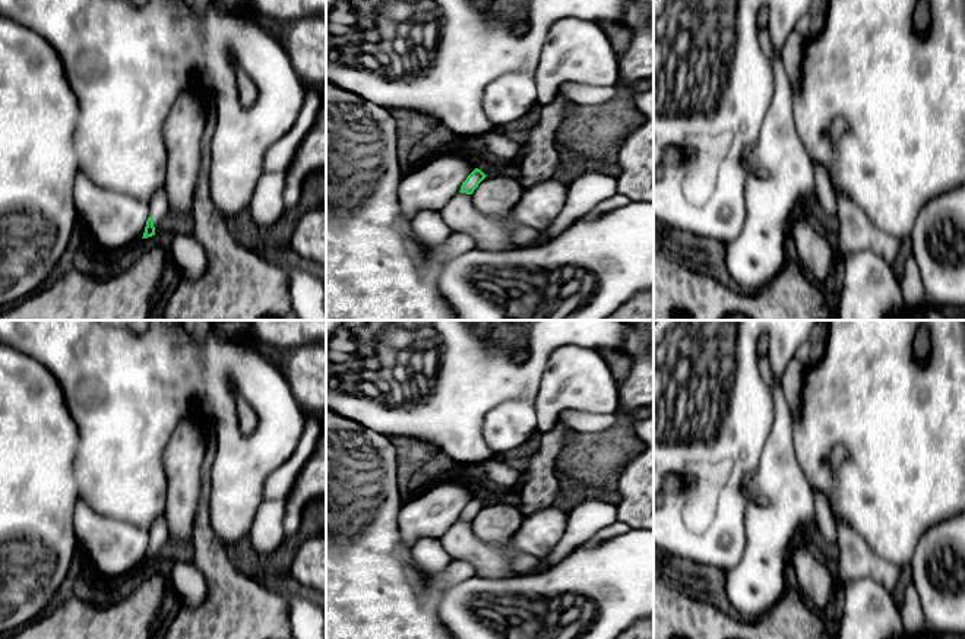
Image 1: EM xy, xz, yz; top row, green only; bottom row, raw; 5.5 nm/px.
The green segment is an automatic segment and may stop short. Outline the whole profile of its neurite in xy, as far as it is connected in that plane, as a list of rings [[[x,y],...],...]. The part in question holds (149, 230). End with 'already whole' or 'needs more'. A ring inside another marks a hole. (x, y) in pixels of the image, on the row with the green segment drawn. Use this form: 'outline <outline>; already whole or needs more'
outline [[[162,186],[149,202],[149,218],[146,221],[142,238],[155,235],[155,228],[168,213],[168,196],[165,186]]]; needs more

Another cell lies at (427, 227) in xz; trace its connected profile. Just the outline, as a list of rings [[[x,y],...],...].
[[[421,211],[411,219],[414,238],[430,250],[436,250],[452,234],[436,211]]]

